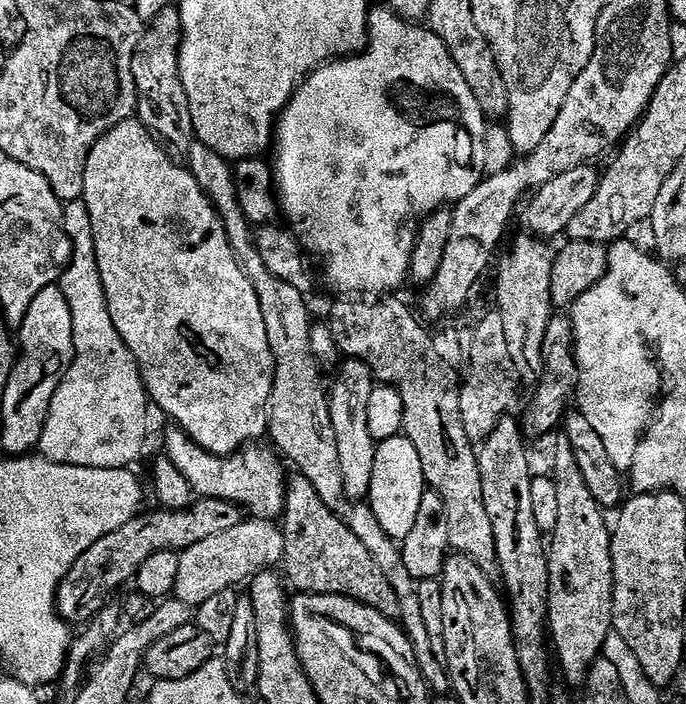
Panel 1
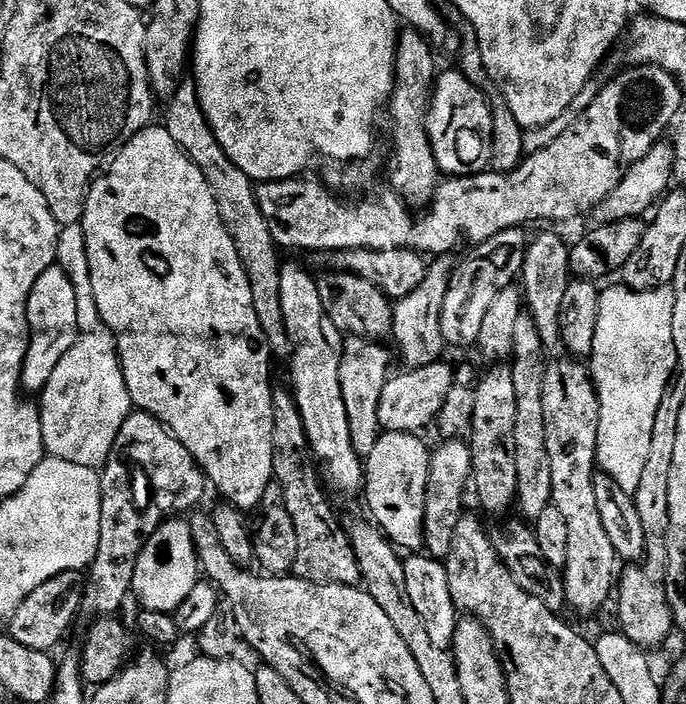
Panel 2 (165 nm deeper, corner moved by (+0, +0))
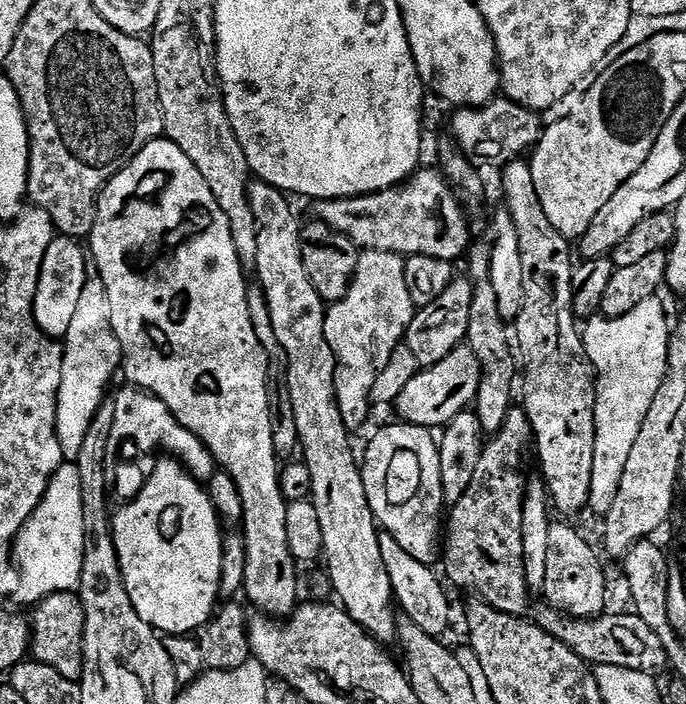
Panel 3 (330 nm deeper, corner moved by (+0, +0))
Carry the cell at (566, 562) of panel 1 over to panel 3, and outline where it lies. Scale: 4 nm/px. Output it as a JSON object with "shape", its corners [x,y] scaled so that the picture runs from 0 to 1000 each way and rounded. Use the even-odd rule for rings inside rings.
{"shape":[[[759,224],[755,227],[745,227],[742,233],[733,234],[732,244],[735,244],[735,251],[730,253],[729,261],[735,266],[735,284],[732,284],[733,294],[739,295],[741,303],[743,304],[743,310],[749,315],[749,327],[755,330],[755,349],[761,354],[761,406],[767,406],[767,429],[761,429],[761,446],[755,450],[754,455],[749,456],[749,489],[755,496],[755,517],[761,524],[761,551],[764,545],[764,570],[761,570],[761,578],[764,585],[770,589],[773,605],[776,607],[776,618],[778,621],[778,642],[787,646],[787,665],[793,672],[790,672],[790,680],[794,688],[799,689],[799,703],[802,706],[803,714],[808,717],[809,726],[810,722],[816,727],[824,727],[824,734],[834,736],[831,733],[837,732],[838,727],[853,726],[857,722],[857,709],[860,707],[860,688],[862,680],[866,679],[866,628],[869,626],[869,564],[872,561],[872,536],[864,524],[863,516],[860,514],[860,509],[854,503],[854,497],[851,496],[851,480],[847,472],[847,467],[843,464],[843,456],[840,453],[840,447],[834,445],[834,389],[837,385],[837,368],[834,369],[834,358],[837,364],[837,352],[831,348],[829,337],[819,334],[813,327],[808,327],[808,321],[802,321],[802,310],[796,310],[796,298],[790,298],[790,281],[784,281],[784,270],[778,264],[778,247],[776,246],[774,232],[768,226]]]}

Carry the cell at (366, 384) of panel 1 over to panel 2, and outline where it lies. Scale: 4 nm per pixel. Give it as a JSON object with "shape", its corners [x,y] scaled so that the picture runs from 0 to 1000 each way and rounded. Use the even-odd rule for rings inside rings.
{"shape":[[[507,477],[501,483],[499,497],[499,514],[496,516],[499,571],[504,571],[504,594],[510,599],[510,622],[516,628],[516,639],[528,651],[536,649],[539,639],[551,634],[551,622],[557,618],[551,599],[551,570],[555,568],[557,554],[573,527],[573,501],[570,499],[566,501],[560,493],[558,487],[547,483]]]}

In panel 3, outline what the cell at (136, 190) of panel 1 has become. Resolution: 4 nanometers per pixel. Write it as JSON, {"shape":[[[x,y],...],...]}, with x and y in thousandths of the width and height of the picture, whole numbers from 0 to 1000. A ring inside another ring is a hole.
{"shape":[[[243,196],[220,199],[207,214],[185,233],[176,244],[166,247],[163,256],[146,271],[146,286],[140,288],[140,314],[131,337],[131,369],[143,378],[143,389],[152,402],[155,423],[160,423],[160,457],[166,474],[175,487],[179,533],[187,533],[188,547],[207,551],[222,563],[229,563],[271,611],[277,611],[306,639],[316,661],[325,669],[332,670],[353,707],[353,724],[356,736],[353,751],[356,763],[353,771],[359,781],[362,803],[359,804],[359,821],[356,822],[354,845],[362,847],[360,857],[369,858],[386,875],[398,878],[418,878],[431,868],[437,847],[437,813],[429,787],[423,778],[423,759],[417,744],[417,730],[421,714],[414,709],[408,695],[410,655],[402,646],[399,634],[399,611],[397,609],[397,582],[399,578],[399,557],[391,551],[391,534],[394,536],[394,518],[391,506],[382,497],[376,486],[376,474],[370,474],[370,457],[364,457],[364,435],[362,433],[363,399],[356,399],[357,381],[350,376],[347,355],[341,349],[341,332],[335,332],[335,315],[329,304],[324,304],[324,293],[306,276],[306,264],[300,264],[300,253],[289,247],[289,236],[254,207],[254,202]]]}

